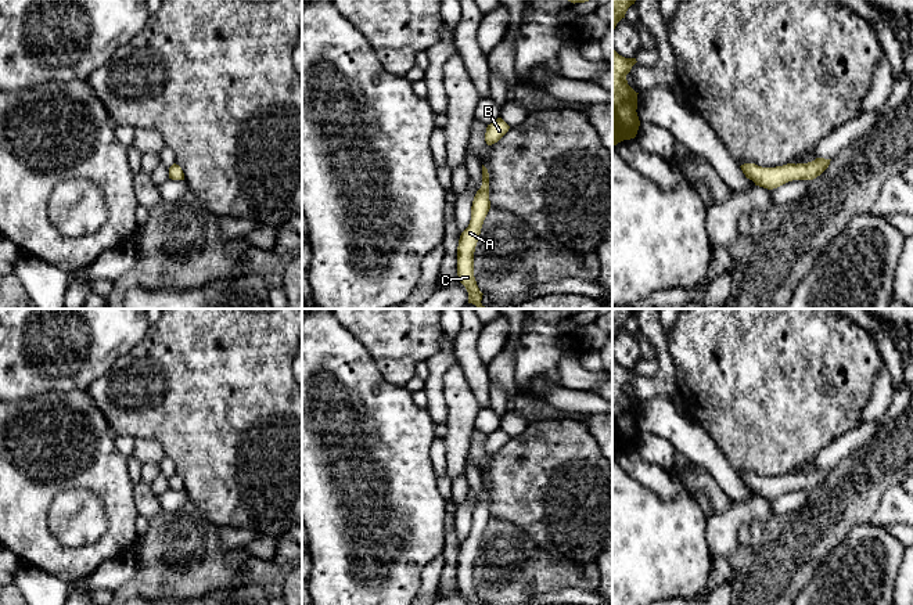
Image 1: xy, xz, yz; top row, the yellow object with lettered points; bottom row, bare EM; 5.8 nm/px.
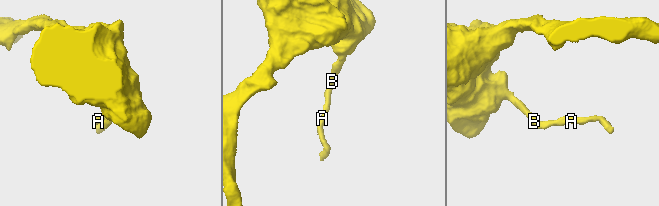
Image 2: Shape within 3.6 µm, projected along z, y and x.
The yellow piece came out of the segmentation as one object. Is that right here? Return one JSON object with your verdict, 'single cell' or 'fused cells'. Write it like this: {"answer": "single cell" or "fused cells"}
{"answer": "single cell"}

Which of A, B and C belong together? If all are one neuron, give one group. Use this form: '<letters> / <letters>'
A B C

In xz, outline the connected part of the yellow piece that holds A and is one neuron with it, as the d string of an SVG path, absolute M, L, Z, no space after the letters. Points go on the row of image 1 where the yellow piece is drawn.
M482 165L482 186L474 197L471 206L471 220L468 227L461 233L457 246L459 281L468 292L468 303L475 305L477 309L490 309L481 303L484 294L479 291L474 277L474 252L489 209L489 173L488 169Z

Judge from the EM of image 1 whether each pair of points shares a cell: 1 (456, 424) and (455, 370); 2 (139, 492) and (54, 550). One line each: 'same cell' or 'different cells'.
1: same cell
2: different cells

